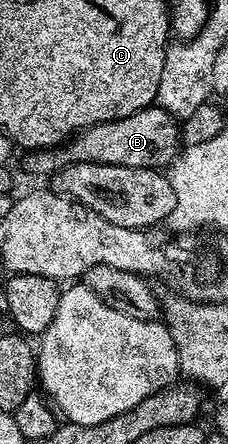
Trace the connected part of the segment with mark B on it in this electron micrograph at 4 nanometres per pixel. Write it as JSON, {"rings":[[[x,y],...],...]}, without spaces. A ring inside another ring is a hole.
{"rings":[[[154,105],[139,109],[139,113],[131,113],[131,117],[119,117],[115,121],[96,123],[86,127],[84,131],[78,131],[59,147],[31,151],[24,157],[25,167],[31,174],[52,177],[63,168],[70,167],[72,163],[165,169],[177,158],[182,147],[178,120],[162,107]]]}

